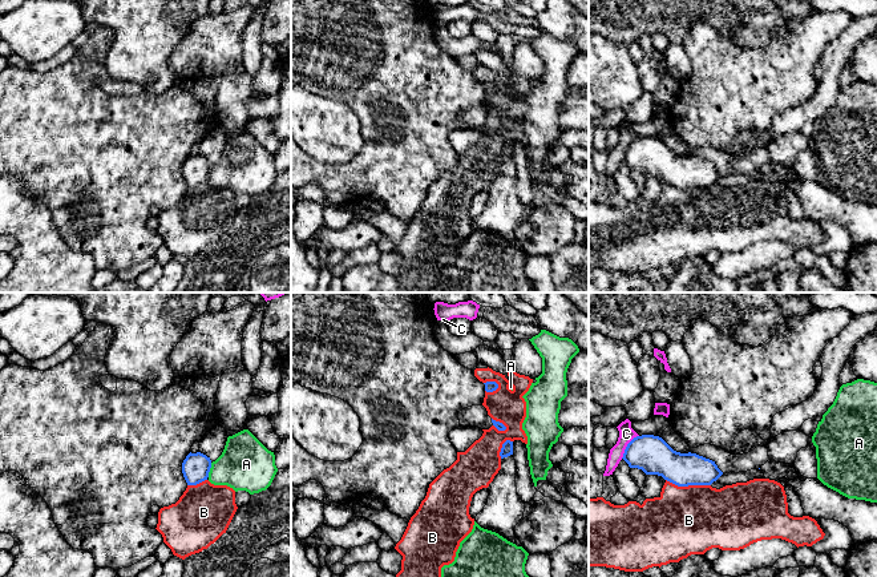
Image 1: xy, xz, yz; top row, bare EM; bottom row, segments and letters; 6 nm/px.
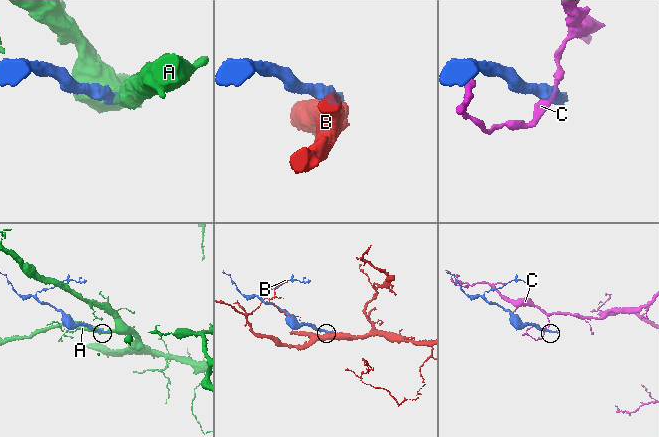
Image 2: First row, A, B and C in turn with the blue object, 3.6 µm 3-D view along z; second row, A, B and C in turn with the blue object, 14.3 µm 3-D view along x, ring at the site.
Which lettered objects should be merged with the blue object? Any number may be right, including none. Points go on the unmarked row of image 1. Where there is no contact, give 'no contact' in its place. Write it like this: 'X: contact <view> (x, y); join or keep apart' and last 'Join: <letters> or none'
A: contact xy (209, 172); keep apart
B: contact yz (688, 186); keep apart
C: contact yz (627, 148); keep apart
Join: none

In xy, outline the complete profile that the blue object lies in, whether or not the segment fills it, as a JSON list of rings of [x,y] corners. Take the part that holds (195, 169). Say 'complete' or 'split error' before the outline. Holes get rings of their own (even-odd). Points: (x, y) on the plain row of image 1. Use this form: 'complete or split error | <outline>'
complete | [[[190,154],[182,165],[182,175],[187,187],[197,187],[207,182],[210,170],[210,160],[201,154]]]

